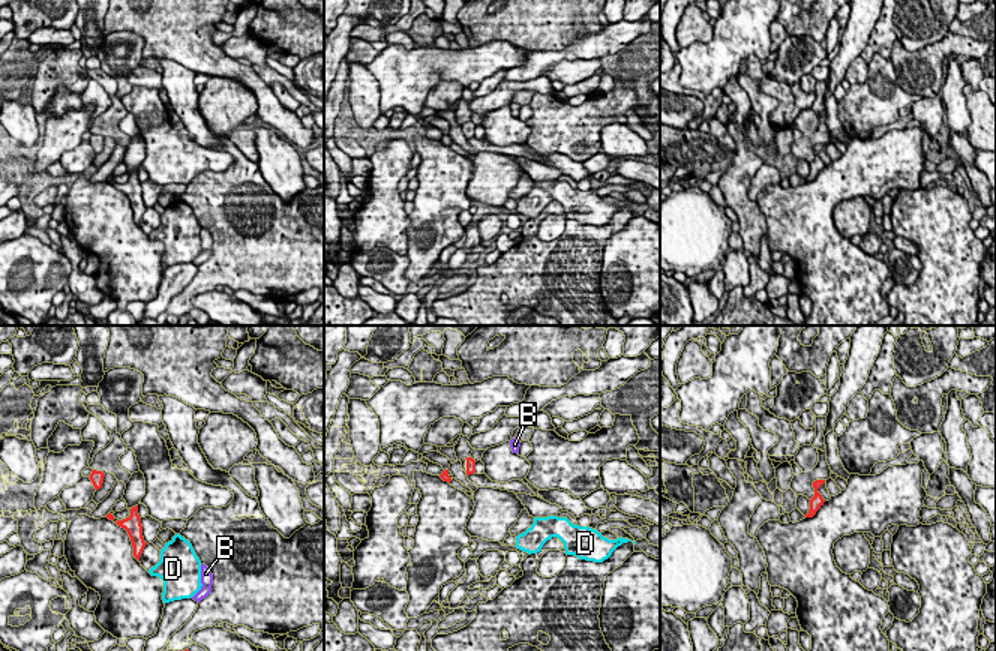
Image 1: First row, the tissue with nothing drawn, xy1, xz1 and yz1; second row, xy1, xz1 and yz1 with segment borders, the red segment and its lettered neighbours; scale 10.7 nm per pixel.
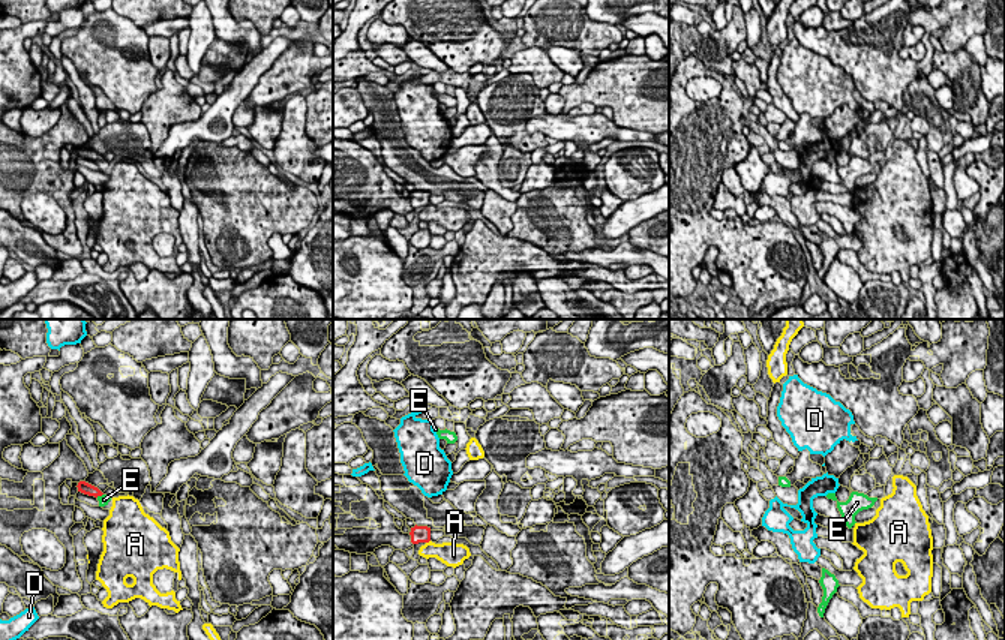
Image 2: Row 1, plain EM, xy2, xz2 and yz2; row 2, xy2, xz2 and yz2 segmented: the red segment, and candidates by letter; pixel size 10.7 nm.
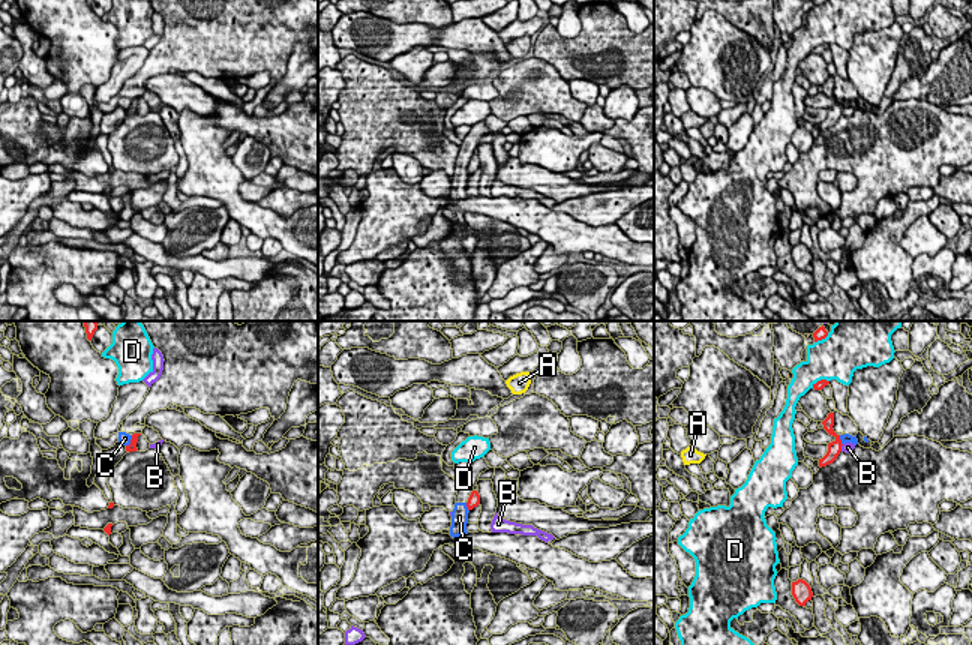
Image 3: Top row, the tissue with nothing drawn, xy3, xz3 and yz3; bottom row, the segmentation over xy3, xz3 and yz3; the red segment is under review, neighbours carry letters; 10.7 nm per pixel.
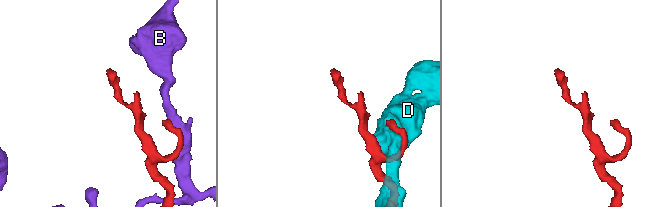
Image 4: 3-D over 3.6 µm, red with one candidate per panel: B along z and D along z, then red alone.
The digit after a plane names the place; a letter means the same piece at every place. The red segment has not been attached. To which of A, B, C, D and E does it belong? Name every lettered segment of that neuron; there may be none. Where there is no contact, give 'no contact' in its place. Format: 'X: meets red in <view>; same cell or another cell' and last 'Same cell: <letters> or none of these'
A: meets red in xz2; another cell
B: meets red in yz3; another cell
C: meets red in xy3; another cell
D: meets red in yz3; another cell
E: meets red in xy2; same cell
Same cell: E

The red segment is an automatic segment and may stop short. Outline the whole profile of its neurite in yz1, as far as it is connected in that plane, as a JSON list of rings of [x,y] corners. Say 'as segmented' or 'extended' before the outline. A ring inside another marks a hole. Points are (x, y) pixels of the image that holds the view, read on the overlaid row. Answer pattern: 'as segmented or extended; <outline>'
as segmented; [[[816,480],[813,482],[813,488],[814,488],[814,496],[810,500],[810,510],[806,514],[806,518],[813,518],[816,514],[816,512],[824,506],[825,500],[822,498],[822,495],[818,492],[818,489],[825,483],[825,480]]]

